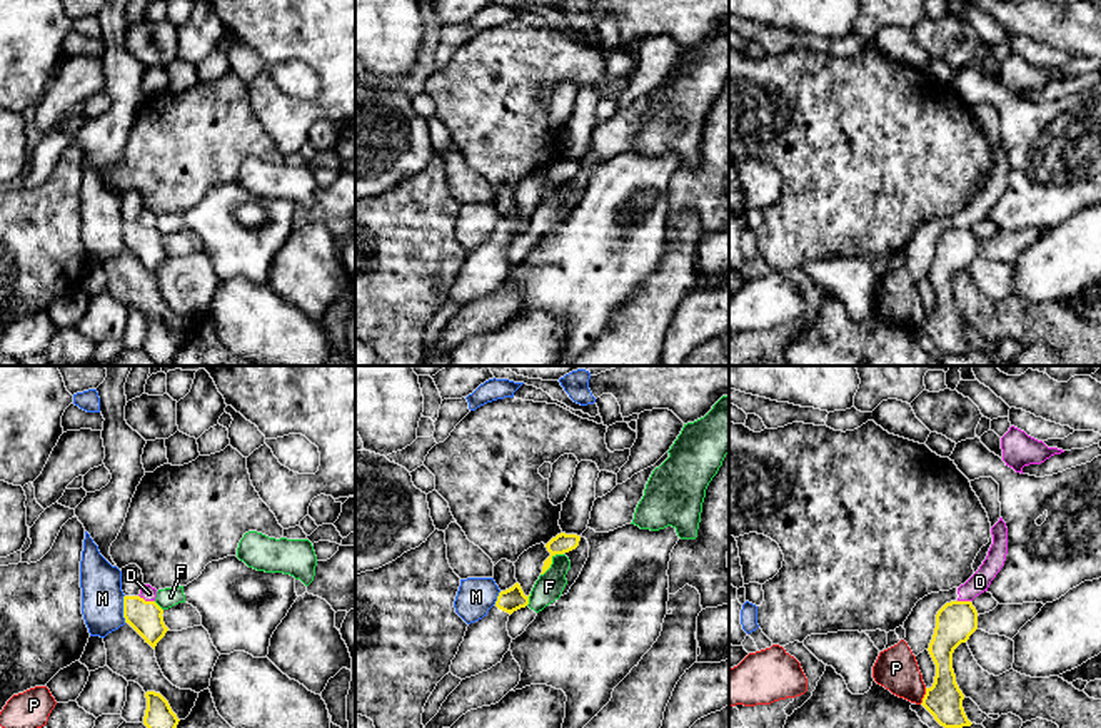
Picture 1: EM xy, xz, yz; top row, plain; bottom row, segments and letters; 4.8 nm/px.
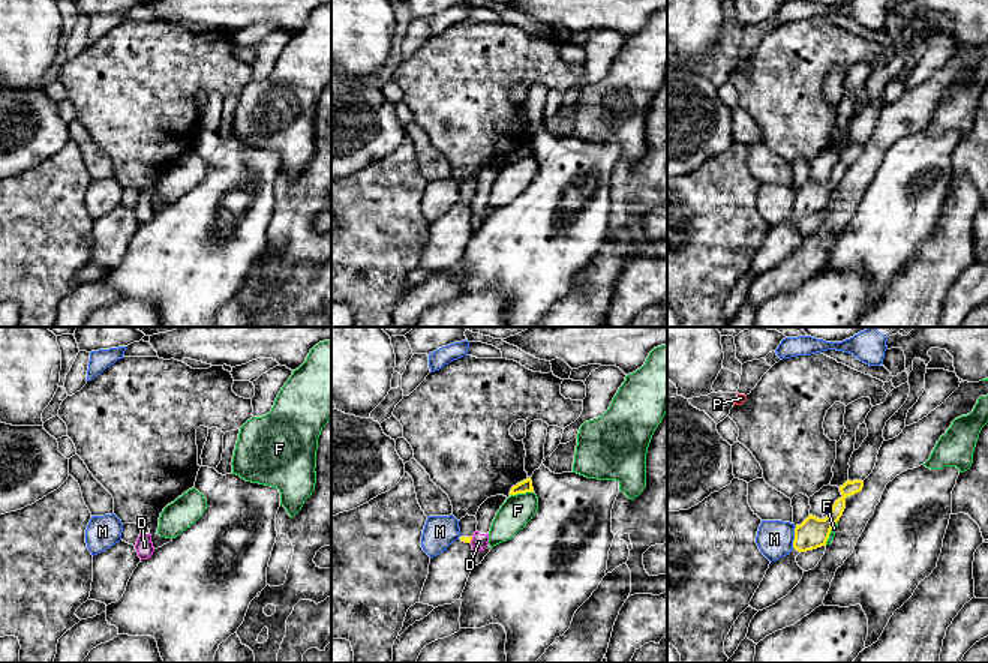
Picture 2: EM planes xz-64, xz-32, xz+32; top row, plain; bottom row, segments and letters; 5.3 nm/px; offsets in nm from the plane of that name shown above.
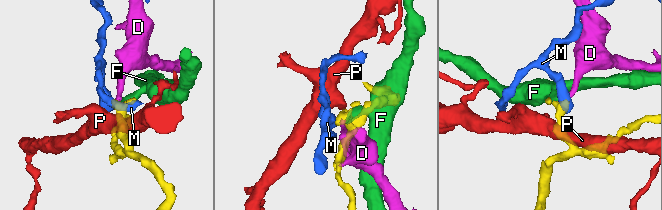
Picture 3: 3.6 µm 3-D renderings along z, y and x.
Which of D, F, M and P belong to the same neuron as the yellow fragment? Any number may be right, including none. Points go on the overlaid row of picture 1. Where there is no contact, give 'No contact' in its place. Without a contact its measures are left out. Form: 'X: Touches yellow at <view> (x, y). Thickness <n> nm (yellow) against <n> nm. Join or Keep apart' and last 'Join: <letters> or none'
D: Touches yellow at xy (147, 601). Thickness 160 nm (yellow) against 70 nm. Keep apart
F: Touches yellow at xz (551, 561). Thickness 100 nm (yellow) against 140 nm. Keep apart
M: Touches yellow at xy (124, 608). Thickness 160 nm (yellow) against 200 nm. Keep apart
P: Touches yellow at yz (925, 697). Thickness 180 nm (yellow) against 200 nm. Keep apart
Join: none

